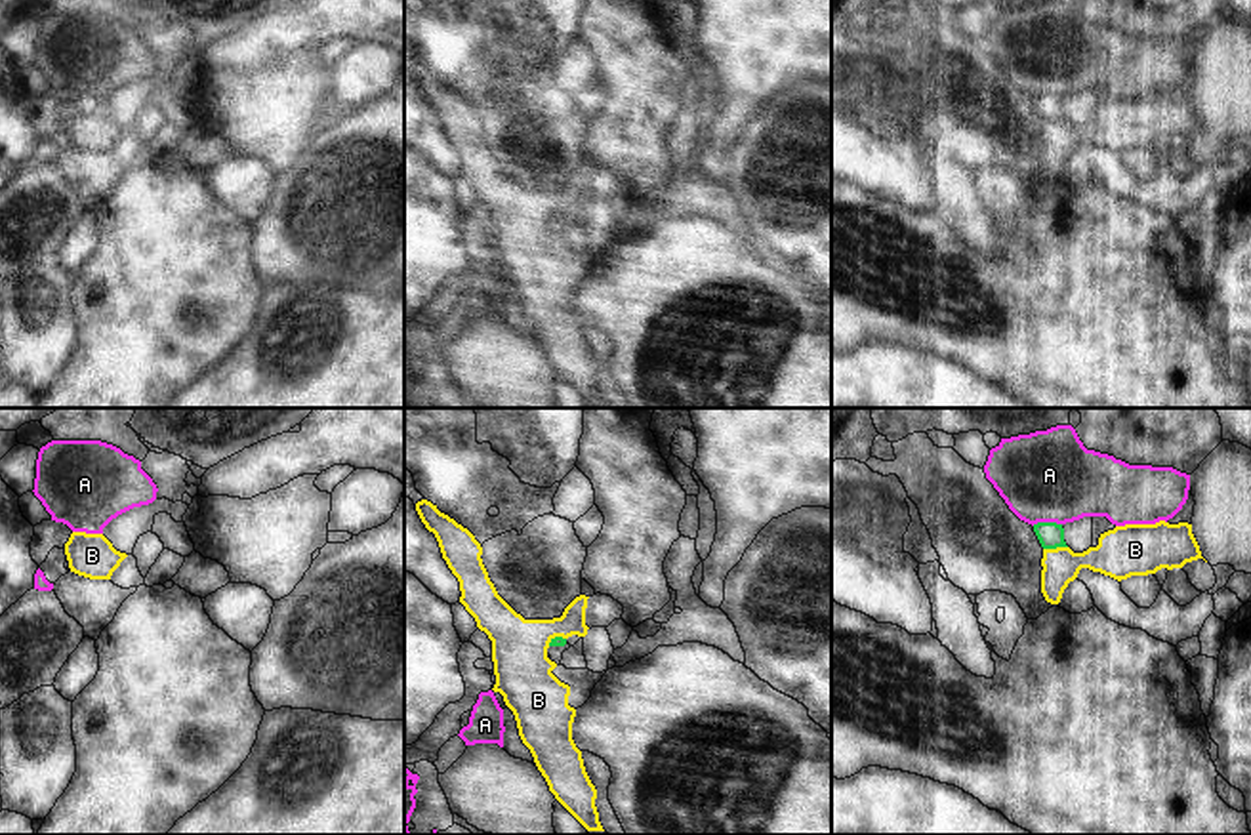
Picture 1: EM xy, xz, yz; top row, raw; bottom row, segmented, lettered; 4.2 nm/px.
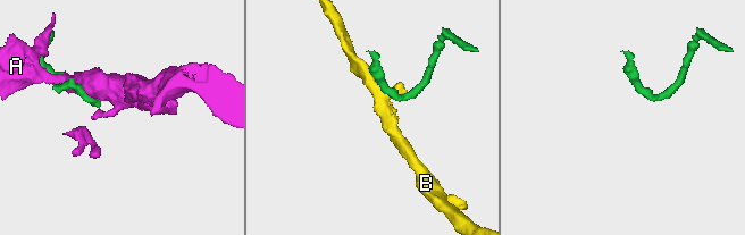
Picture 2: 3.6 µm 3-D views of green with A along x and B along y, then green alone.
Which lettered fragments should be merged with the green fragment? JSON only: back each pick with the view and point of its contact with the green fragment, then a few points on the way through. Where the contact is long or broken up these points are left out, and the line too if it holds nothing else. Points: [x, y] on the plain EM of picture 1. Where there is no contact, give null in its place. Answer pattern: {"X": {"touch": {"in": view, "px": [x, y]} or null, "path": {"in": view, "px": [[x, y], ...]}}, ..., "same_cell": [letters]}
{"same_cell": []}

